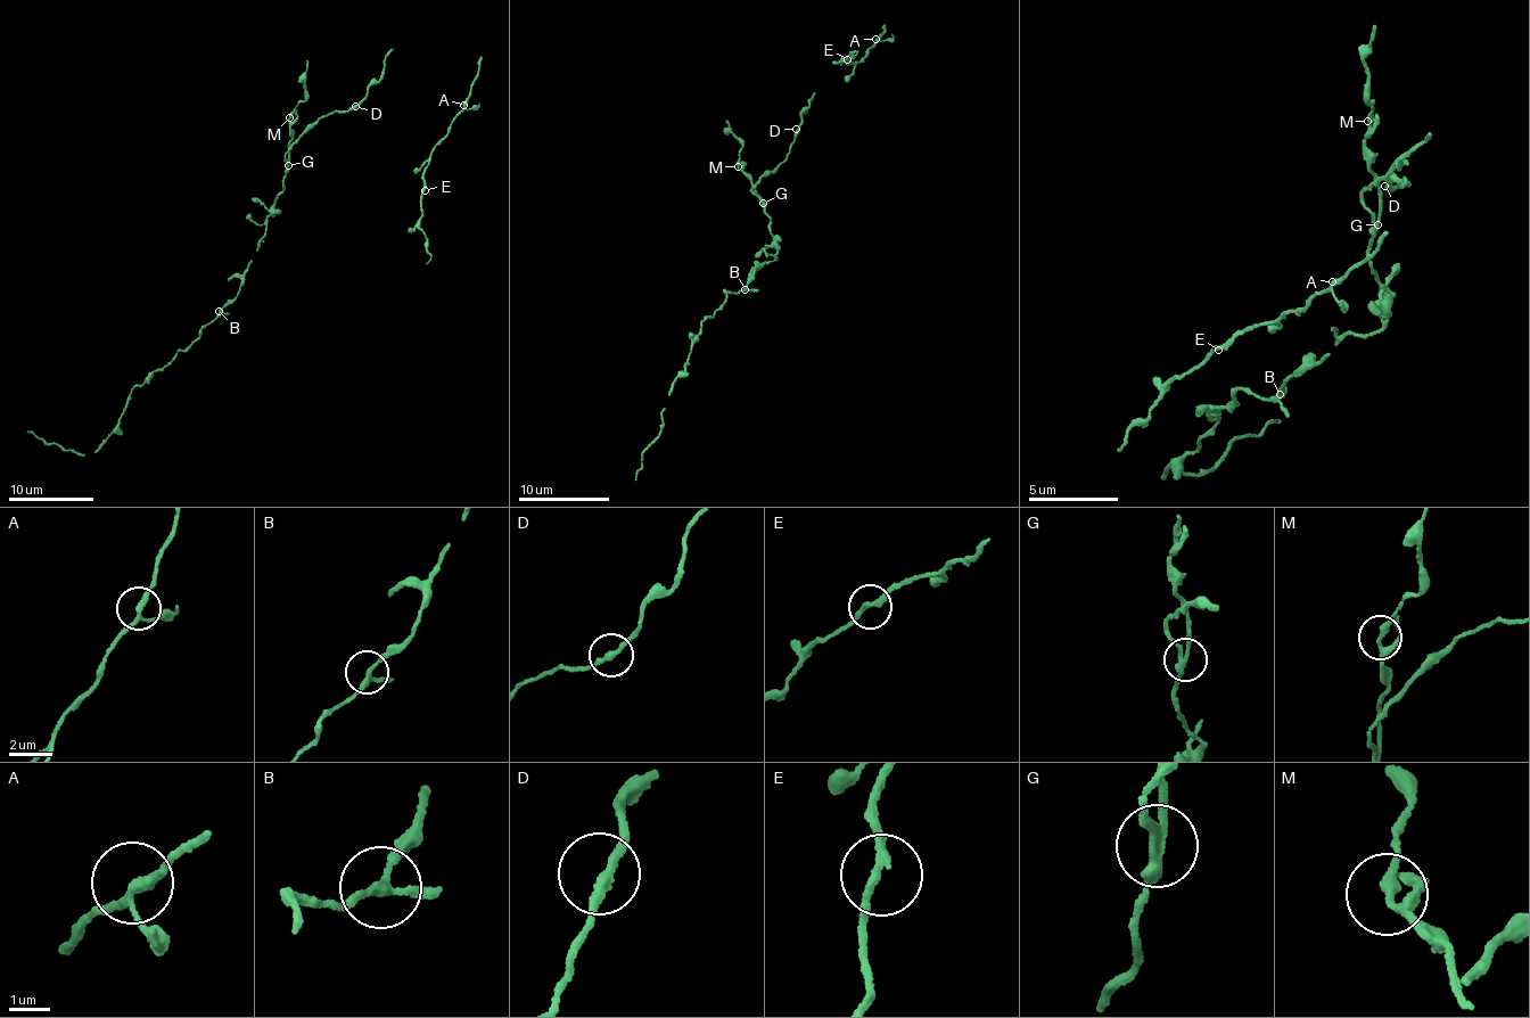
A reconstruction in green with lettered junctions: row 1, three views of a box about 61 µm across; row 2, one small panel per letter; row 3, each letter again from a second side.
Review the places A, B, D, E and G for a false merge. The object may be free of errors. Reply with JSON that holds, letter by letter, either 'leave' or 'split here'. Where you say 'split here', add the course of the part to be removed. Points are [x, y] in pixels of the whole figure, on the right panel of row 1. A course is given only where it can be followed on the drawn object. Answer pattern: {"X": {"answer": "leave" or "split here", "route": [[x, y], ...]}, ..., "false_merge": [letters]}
{"A": {"answer": "leave"}, "B": {"answer": "leave"}, "D": {"answer": "leave"}, "E": {"answer": "leave"}, "G": {"answer": "split here", "route": [[1376, 223], [1378, 173], [1364, 145], [1367, 114], [1366, 46], [1374, 23]]}, "false_merge": ["G"]}

